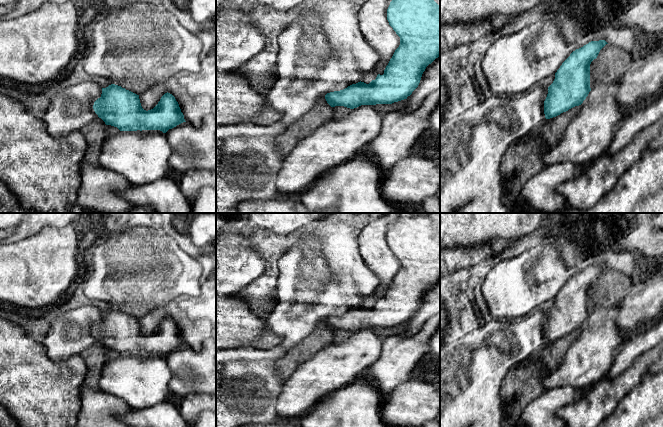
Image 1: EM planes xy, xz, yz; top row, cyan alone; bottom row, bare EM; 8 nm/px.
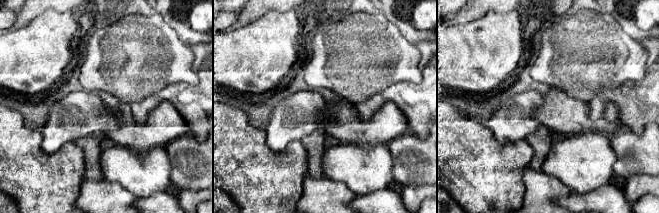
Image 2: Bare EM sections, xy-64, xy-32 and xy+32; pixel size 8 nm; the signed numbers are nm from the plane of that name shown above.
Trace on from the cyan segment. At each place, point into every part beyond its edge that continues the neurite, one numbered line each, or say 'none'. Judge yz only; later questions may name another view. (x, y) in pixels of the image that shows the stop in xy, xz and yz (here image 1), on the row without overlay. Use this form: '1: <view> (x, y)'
none

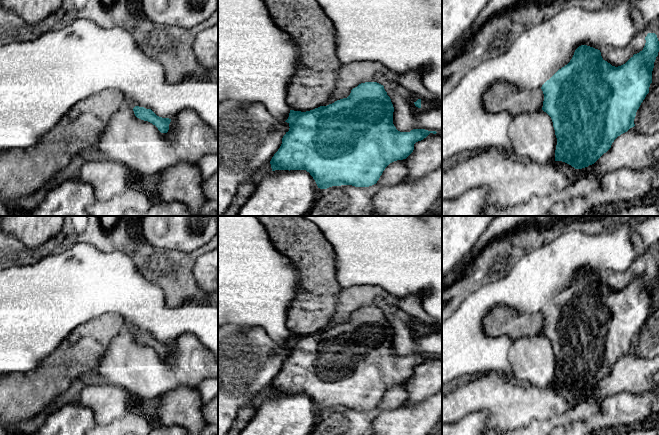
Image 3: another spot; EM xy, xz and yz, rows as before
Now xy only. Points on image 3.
none

